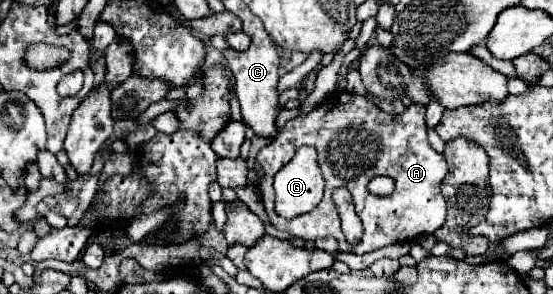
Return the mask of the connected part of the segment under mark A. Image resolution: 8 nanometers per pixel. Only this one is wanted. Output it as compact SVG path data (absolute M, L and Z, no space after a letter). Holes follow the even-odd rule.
M338 92L338 102L324 100L312 112L300 114L298 118L286 122L278 138L272 144L264 146L256 156L256 162L262 168L260 194L270 224L276 230L290 232L292 236L298 236L302 240L332 236L338 240L338 250L354 254L368 254L390 244L410 242L422 234L434 234L446 218L446 200L440 192L440 182L448 174L448 164L446 158L428 144L424 114L426 108L422 104L410 104L404 114L392 116L382 112L372 100L364 96ZM300 146L316 148L326 188L320 206L316 206L308 214L302 214L300 218L286 220L280 218L274 210L272 178ZM378 174L394 178L396 188L390 196L376 198L366 192L366 180L372 180ZM340 186L350 188L356 202L356 214L362 218L364 224L362 238L356 244L346 242L340 230L340 218L336 216L336 206L332 202L332 192Z

